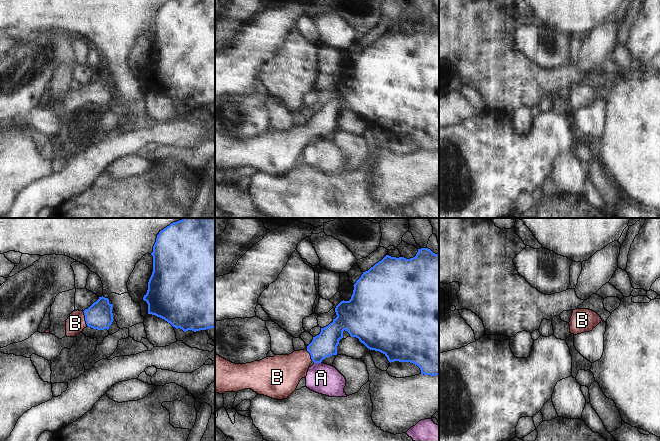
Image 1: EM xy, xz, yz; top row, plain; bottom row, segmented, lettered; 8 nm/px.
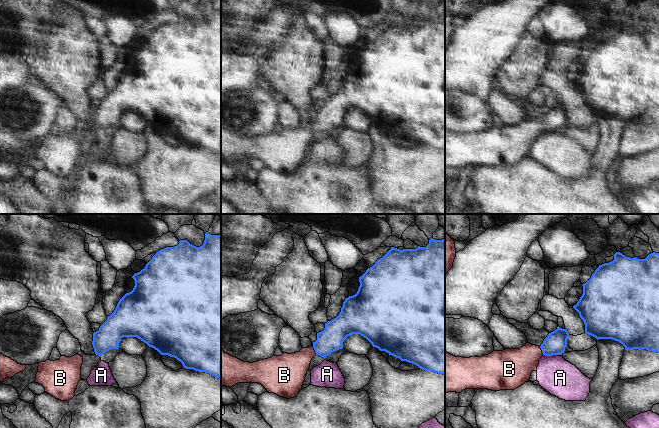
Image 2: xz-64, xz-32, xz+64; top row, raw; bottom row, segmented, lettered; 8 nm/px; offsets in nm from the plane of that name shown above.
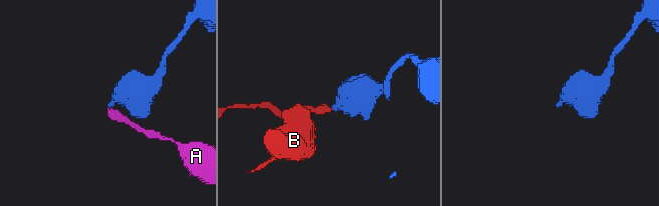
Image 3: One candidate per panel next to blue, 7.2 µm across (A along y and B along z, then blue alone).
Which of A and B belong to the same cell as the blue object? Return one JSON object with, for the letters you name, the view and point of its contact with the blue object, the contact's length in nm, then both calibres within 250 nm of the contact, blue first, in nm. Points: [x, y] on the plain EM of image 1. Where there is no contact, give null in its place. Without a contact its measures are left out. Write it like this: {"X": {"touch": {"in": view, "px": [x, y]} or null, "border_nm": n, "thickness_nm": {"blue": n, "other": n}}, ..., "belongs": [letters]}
{"B": {"touch": {"in": "xy", "px": [85, 94]}, "border_nm": 130, "thickness_nm": {"blue": 220, "other": 150}}, "belongs": ["B"]}

